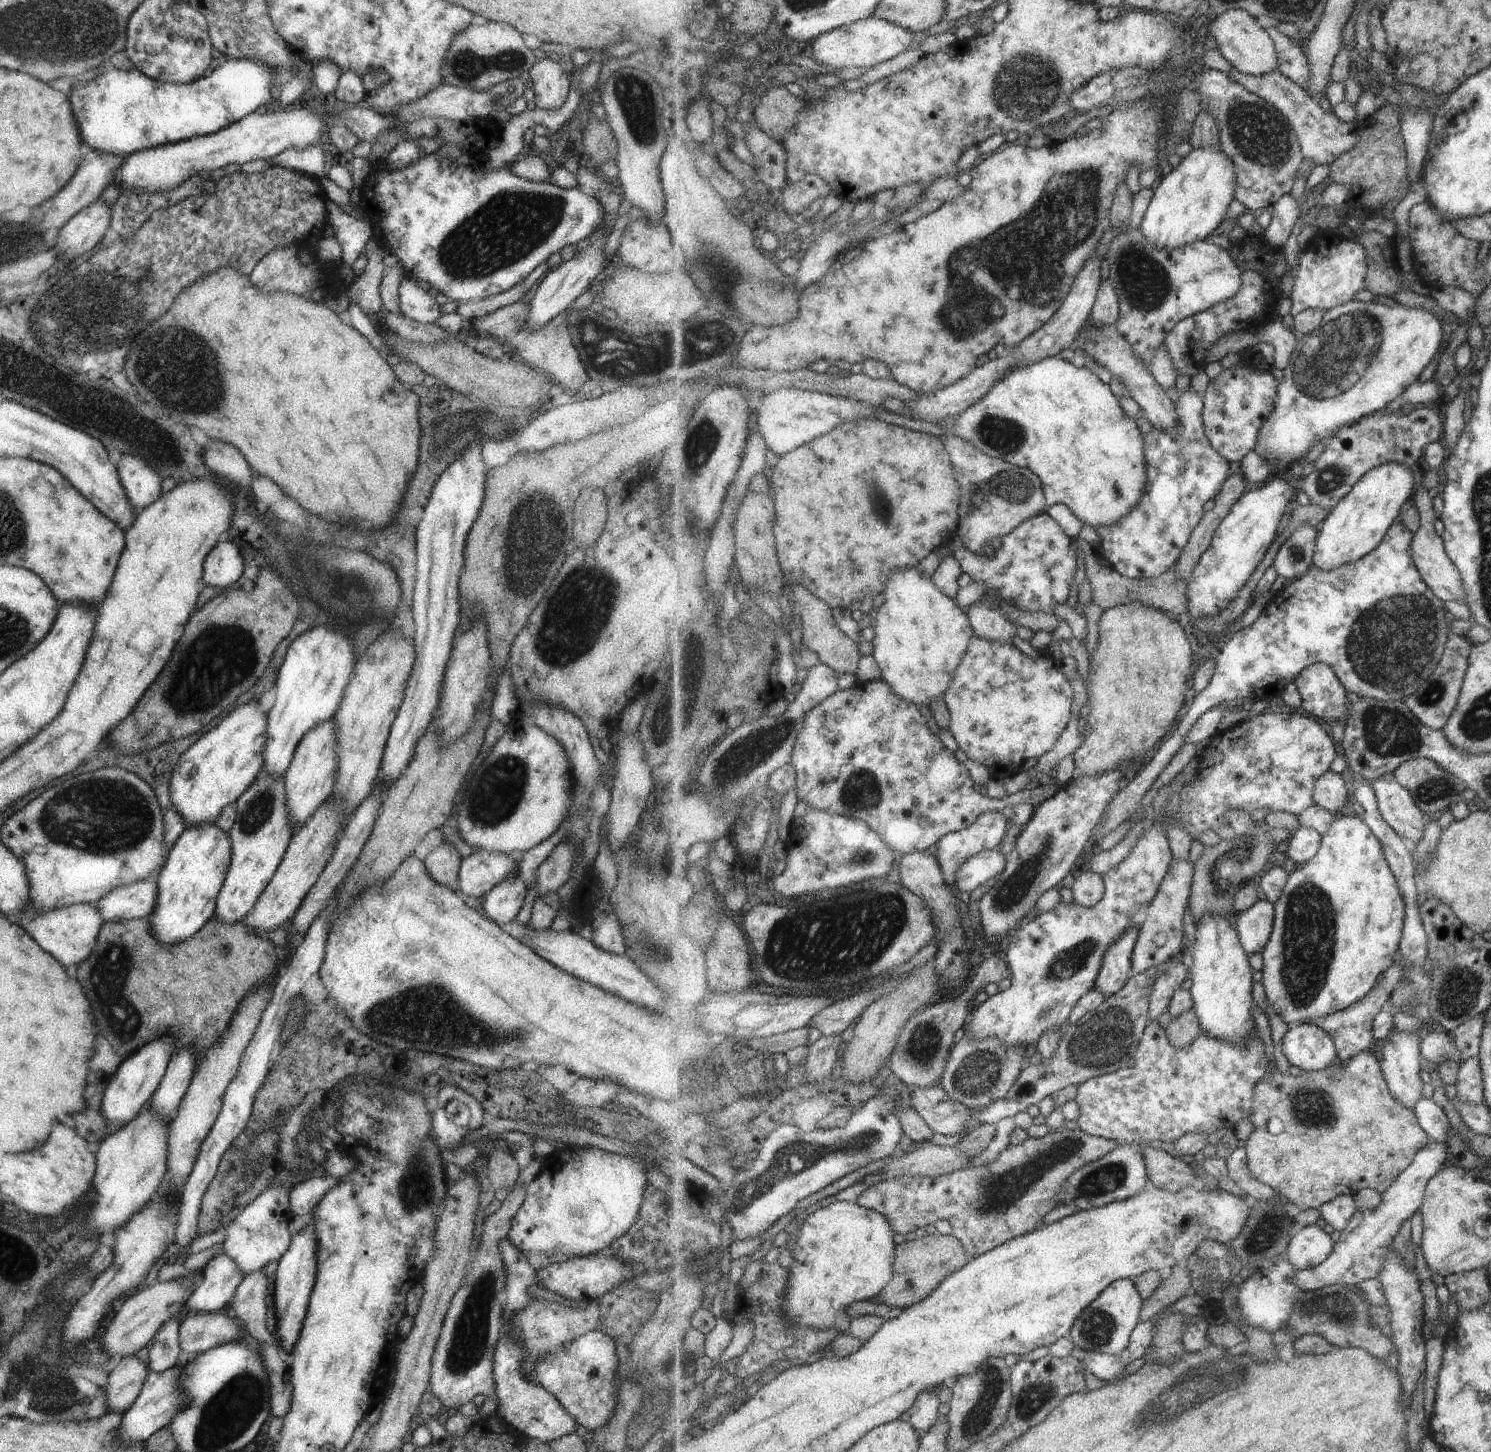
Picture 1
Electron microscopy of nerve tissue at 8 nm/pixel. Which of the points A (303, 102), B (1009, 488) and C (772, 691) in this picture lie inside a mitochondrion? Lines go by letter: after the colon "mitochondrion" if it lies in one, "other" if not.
A: other
B: mitochondrion
C: other

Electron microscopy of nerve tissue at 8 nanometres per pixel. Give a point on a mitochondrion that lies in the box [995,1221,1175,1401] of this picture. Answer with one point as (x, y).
(1096, 1329)

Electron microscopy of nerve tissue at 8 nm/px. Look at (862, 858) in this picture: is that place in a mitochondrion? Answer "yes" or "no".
yes

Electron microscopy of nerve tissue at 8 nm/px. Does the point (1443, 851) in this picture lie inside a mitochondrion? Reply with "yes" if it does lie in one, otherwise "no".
no

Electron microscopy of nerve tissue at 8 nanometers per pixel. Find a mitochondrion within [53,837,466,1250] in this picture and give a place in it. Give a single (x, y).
(111, 967)

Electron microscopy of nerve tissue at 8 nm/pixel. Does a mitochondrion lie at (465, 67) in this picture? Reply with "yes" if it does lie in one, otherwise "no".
yes

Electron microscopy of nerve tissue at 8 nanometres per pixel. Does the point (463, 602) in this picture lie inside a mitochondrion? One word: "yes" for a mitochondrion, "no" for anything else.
no

